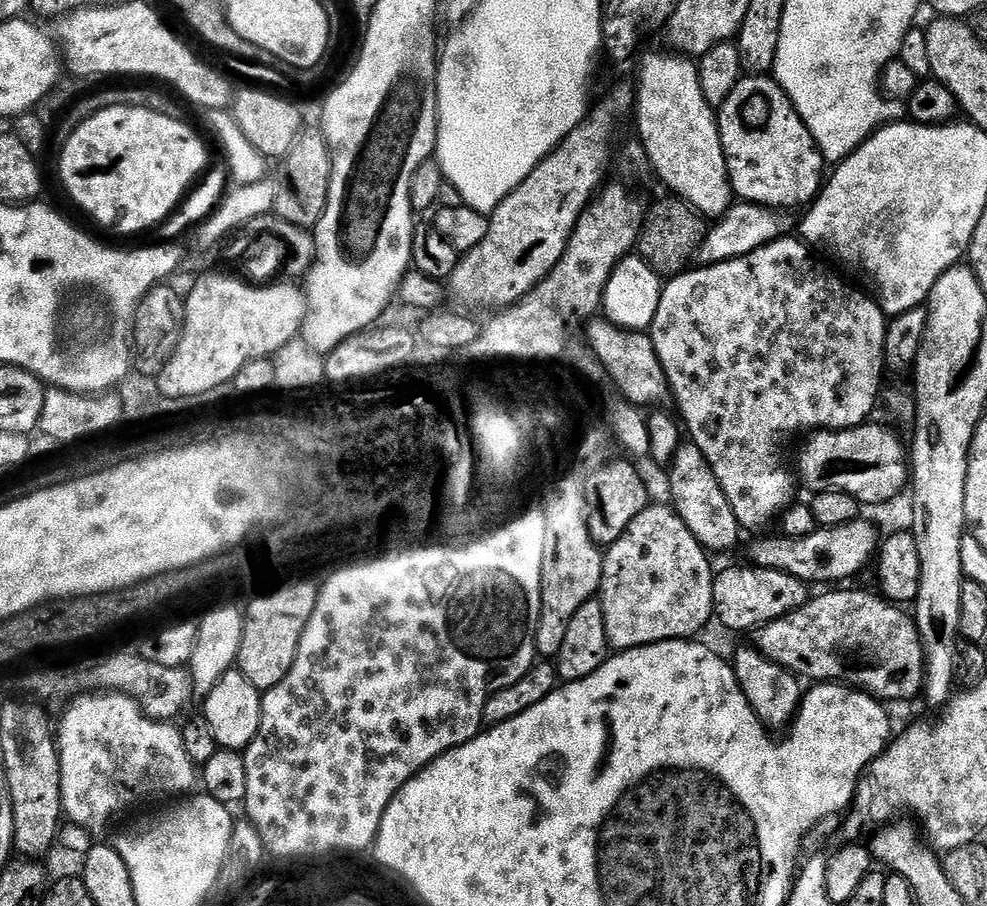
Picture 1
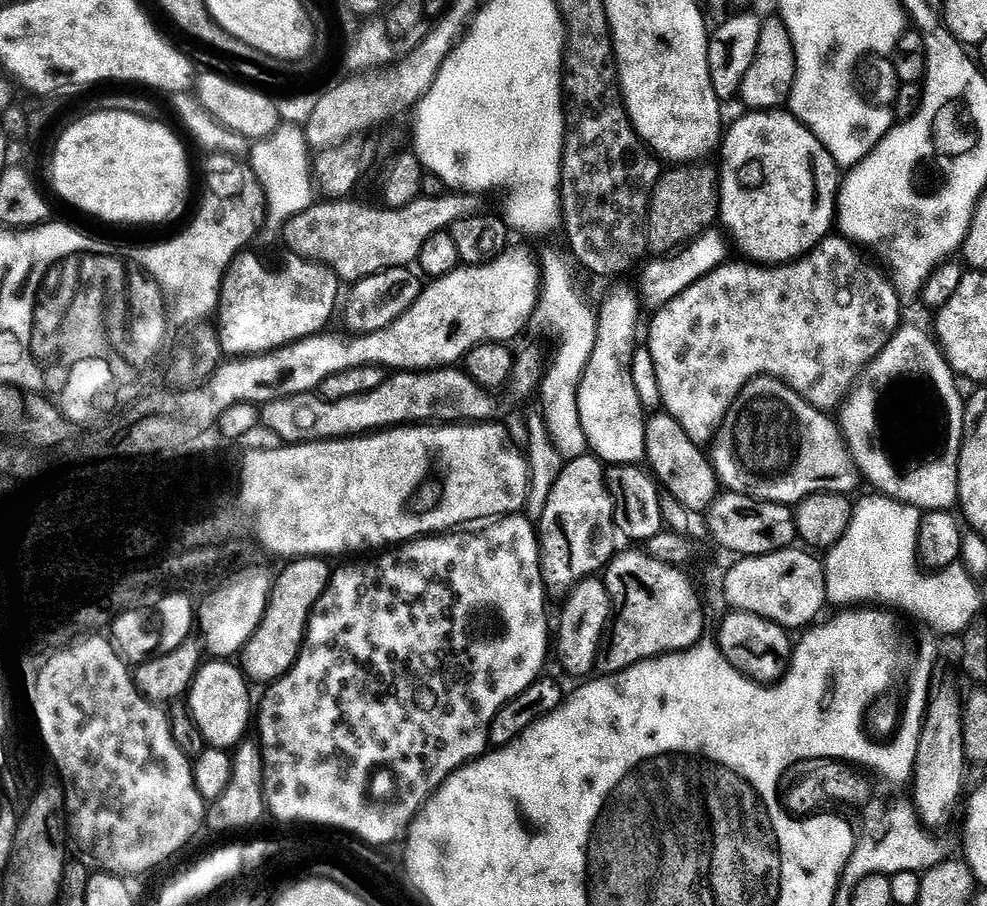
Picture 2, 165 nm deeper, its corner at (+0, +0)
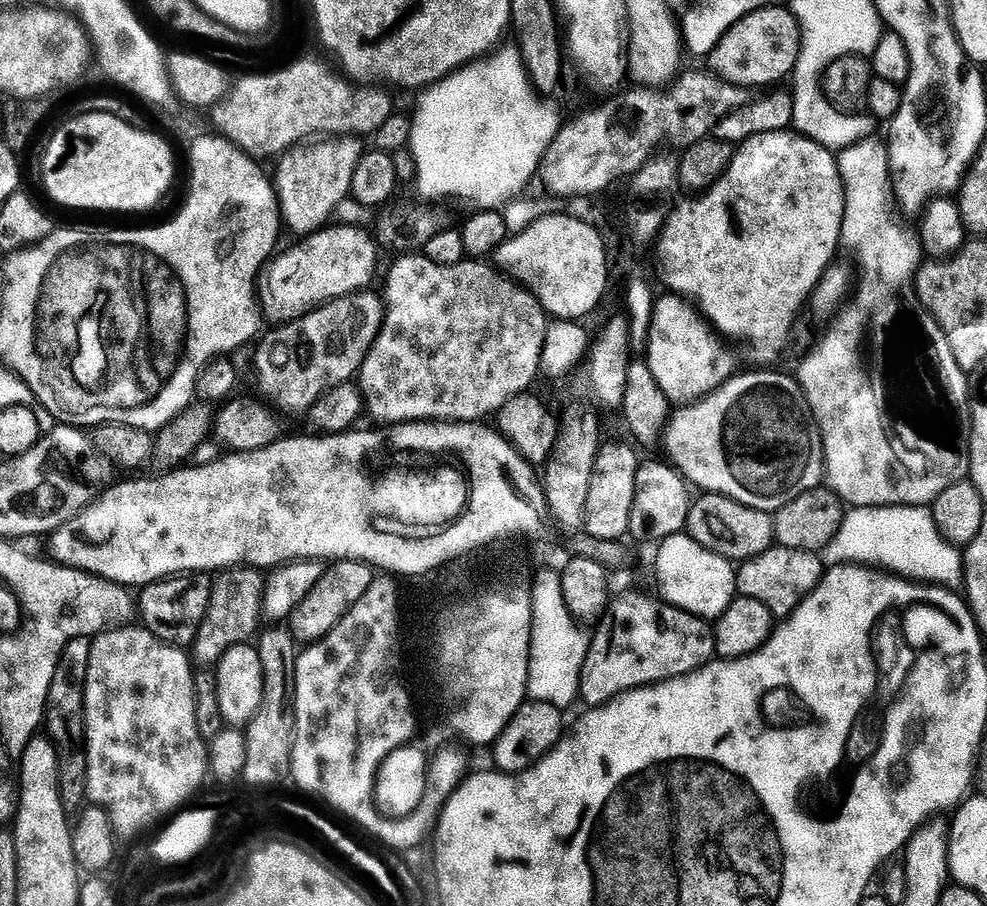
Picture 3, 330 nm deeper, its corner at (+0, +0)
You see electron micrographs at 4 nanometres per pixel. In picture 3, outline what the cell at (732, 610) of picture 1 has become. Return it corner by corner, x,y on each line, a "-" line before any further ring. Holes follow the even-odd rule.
773,546
739,565
736,590
741,596
754,598
754,602
762,602
773,617
787,618
820,585
825,571
826,565
817,553

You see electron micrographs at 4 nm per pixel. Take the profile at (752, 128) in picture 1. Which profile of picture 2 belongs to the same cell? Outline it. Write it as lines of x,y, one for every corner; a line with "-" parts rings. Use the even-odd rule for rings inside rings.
788,110
743,113
741,120
727,125
718,148
720,174
720,215
723,231
736,239
736,248
745,261
756,266
785,266
807,256
814,245
830,235
836,218
836,198
840,194
842,172
826,146
801,120

